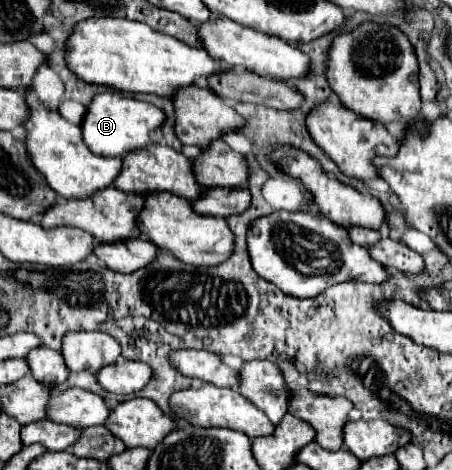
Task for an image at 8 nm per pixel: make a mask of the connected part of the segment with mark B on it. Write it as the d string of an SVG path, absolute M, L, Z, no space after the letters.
M99 93L93 97L91 105L87 107L87 115L83 117L81 131L85 145L95 155L107 155L107 157L125 157L131 151L139 151L149 145L149 133L155 129L161 129L167 121L165 113L149 103L137 101L133 97L125 97L121 93Z

